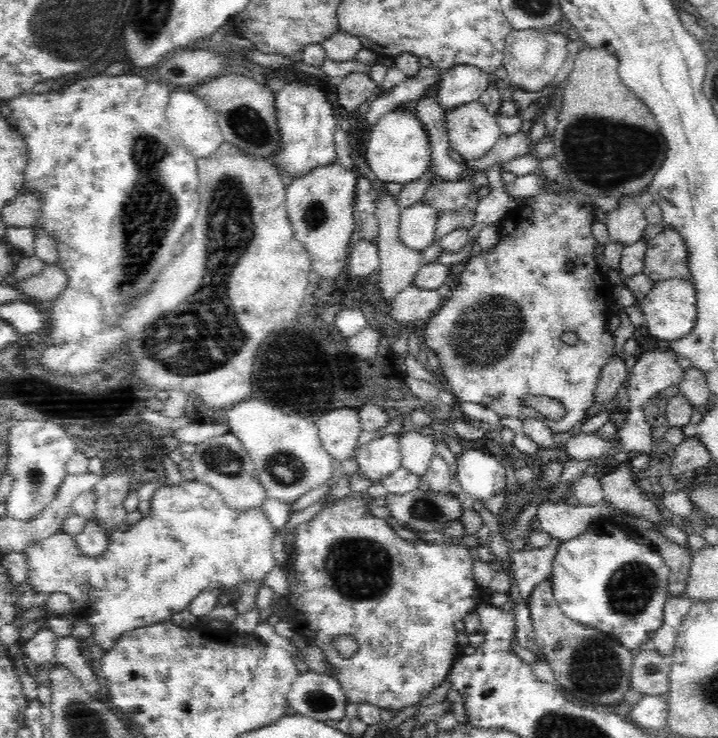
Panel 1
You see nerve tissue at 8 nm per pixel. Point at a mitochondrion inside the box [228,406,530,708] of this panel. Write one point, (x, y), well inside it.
(360, 569)

